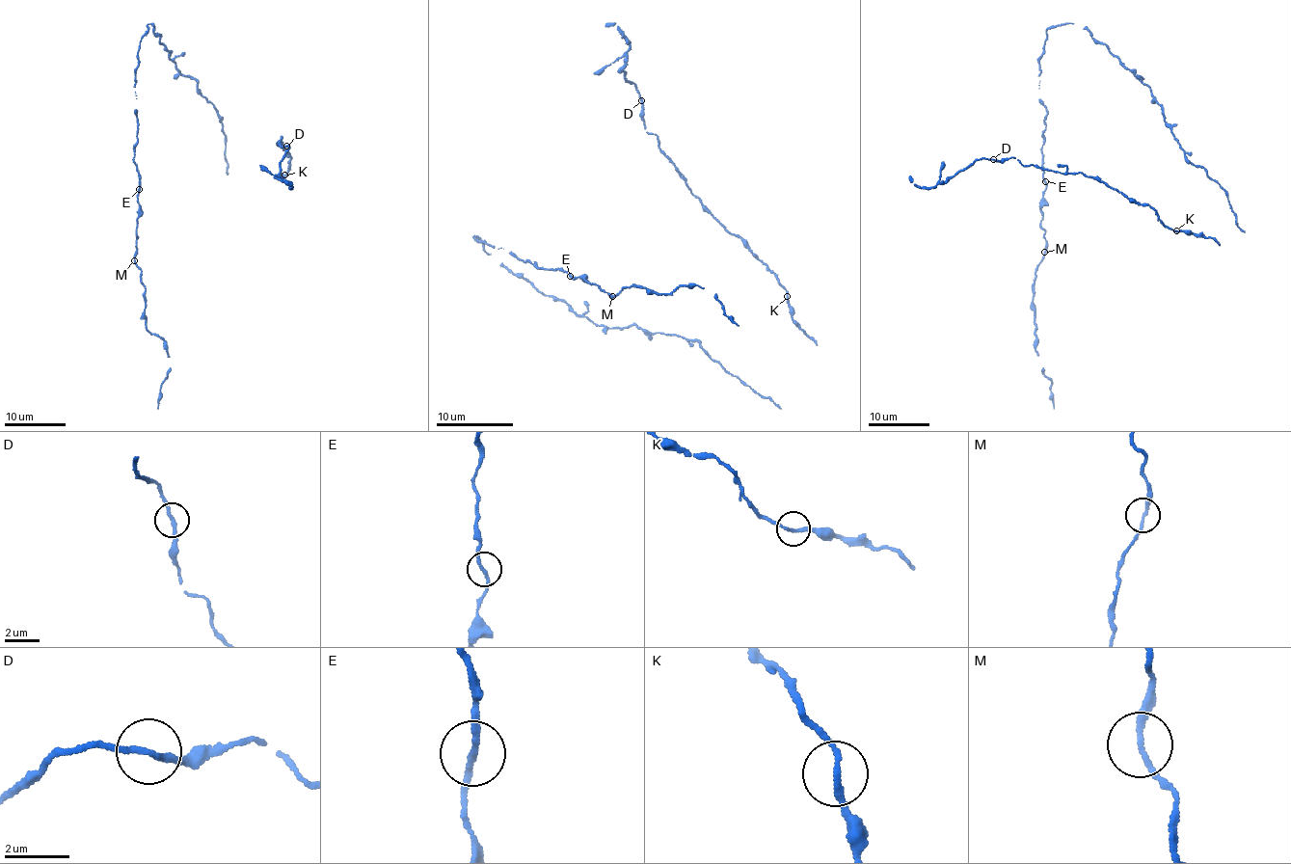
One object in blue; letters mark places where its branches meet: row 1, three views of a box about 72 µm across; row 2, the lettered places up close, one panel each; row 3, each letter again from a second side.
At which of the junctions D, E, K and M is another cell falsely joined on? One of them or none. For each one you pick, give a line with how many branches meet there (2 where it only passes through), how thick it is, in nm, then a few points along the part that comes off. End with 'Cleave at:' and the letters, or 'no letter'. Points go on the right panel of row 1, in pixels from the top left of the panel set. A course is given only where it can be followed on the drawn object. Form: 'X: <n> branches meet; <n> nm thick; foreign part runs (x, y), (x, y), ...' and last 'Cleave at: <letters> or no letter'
Cleave at: no letter

